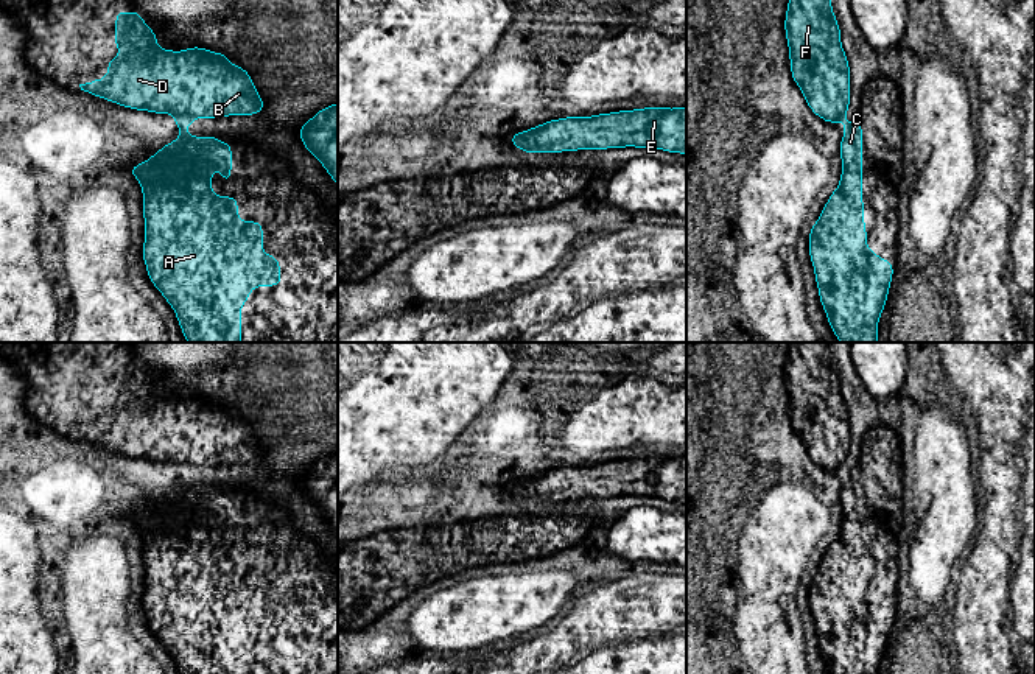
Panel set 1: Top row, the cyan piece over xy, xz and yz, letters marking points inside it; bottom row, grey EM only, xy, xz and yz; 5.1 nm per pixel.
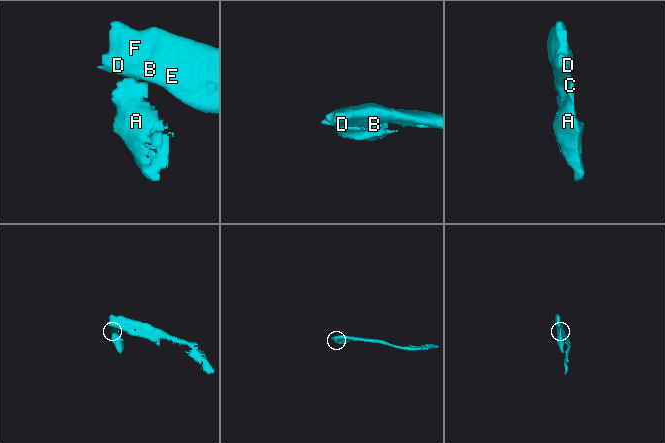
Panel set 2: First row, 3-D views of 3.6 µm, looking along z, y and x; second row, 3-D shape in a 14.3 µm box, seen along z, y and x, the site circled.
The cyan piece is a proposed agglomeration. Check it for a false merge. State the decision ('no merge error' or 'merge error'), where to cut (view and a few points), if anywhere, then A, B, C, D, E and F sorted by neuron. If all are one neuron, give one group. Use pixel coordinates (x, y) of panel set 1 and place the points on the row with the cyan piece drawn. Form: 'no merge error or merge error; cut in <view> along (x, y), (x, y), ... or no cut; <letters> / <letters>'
merge error; cut in xy along (195, 117), (179, 117), (176, 120); A C / B D E F

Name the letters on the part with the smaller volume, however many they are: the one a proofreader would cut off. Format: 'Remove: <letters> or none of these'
Remove: A, C

